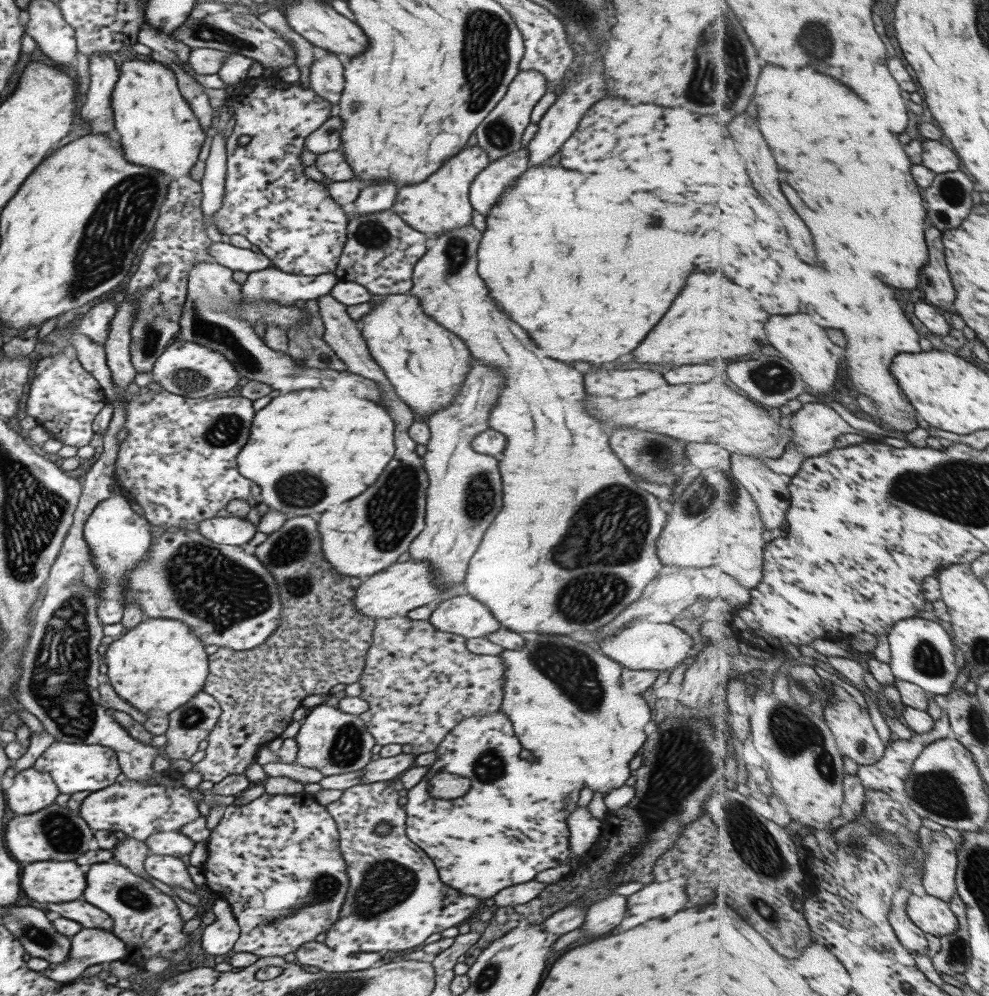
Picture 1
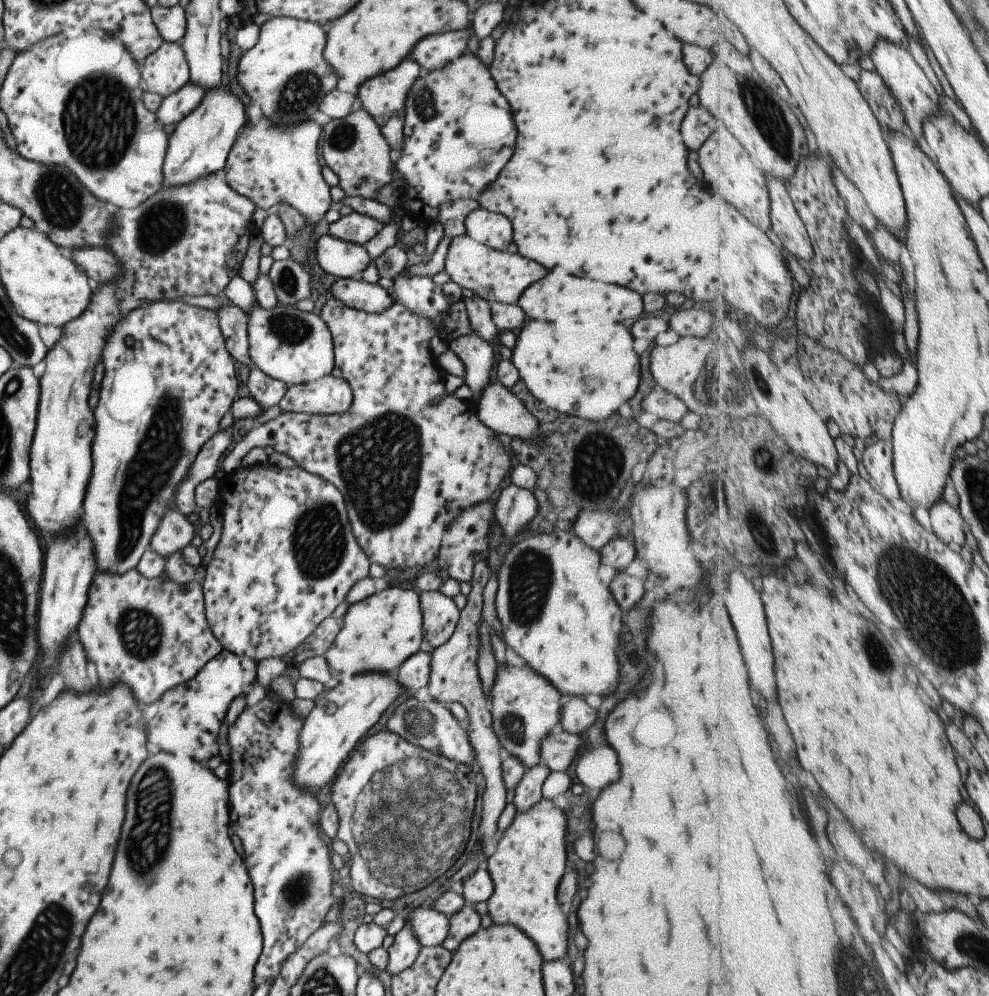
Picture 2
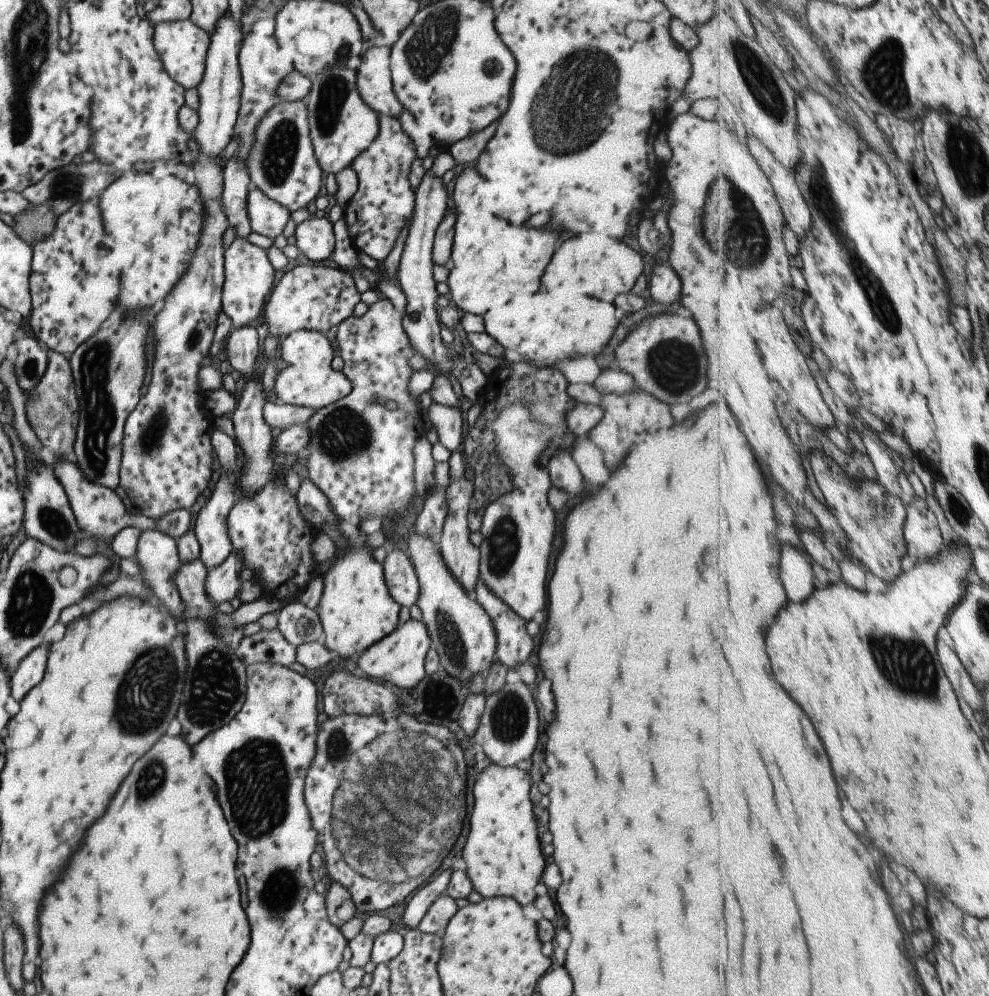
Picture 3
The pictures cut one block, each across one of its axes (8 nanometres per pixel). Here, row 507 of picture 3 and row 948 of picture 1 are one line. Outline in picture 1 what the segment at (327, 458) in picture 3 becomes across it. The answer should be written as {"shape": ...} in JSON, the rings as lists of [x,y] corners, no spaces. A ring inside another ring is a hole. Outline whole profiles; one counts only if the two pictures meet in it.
{"shape":[[[385,781],[371,782],[371,784],[357,784],[342,790],[337,800],[324,806],[336,825],[339,852],[347,866],[348,889],[345,899],[335,922],[331,923],[329,929],[324,932],[325,946],[338,954],[395,953],[419,946],[427,936],[463,923],[479,908],[479,902],[483,901],[471,895],[461,894],[439,882],[439,875],[433,861],[404,833],[406,814],[397,802],[399,797],[393,786],[387,786]],[[380,823],[389,825],[389,832],[384,836],[374,832],[375,827]]]}

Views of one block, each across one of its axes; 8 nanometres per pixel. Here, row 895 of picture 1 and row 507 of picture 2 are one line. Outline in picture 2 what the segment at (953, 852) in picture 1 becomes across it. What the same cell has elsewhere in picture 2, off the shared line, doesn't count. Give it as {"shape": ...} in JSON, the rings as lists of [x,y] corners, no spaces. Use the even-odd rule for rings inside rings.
{"shape":[[[943,499],[939,500],[939,504],[935,504],[935,508],[931,508],[929,515],[932,528],[937,536],[947,546],[952,546],[955,551],[959,552],[967,540],[967,536],[965,536],[967,522],[961,511],[953,508]]]}

